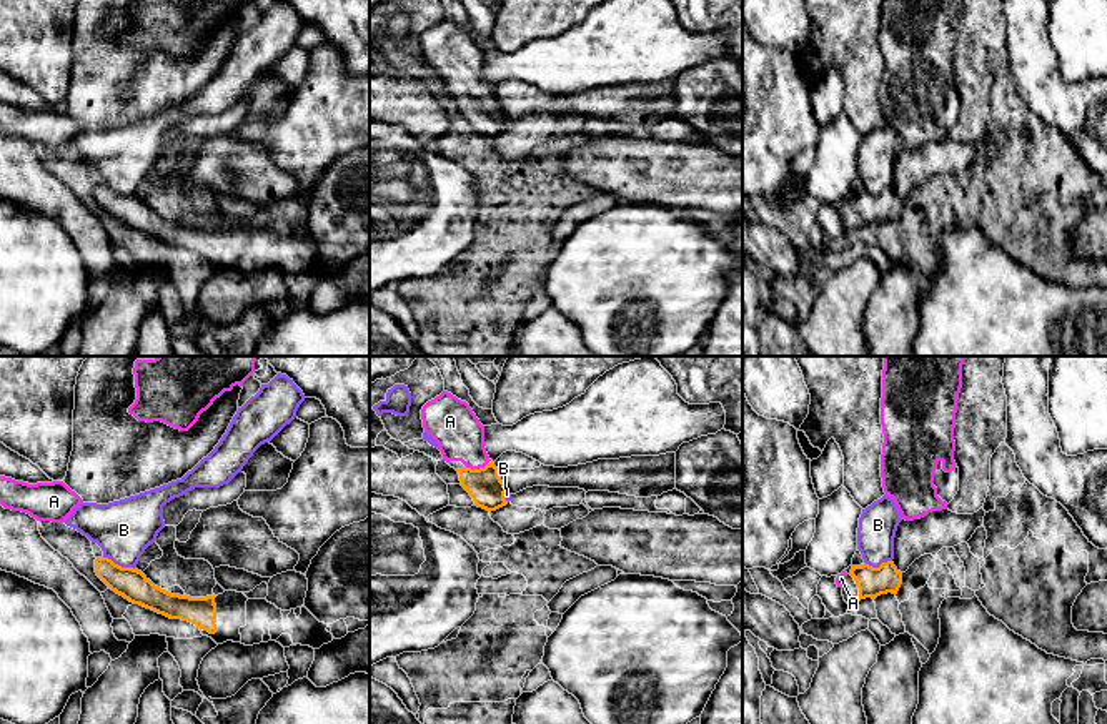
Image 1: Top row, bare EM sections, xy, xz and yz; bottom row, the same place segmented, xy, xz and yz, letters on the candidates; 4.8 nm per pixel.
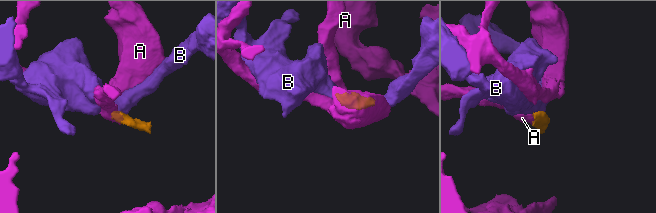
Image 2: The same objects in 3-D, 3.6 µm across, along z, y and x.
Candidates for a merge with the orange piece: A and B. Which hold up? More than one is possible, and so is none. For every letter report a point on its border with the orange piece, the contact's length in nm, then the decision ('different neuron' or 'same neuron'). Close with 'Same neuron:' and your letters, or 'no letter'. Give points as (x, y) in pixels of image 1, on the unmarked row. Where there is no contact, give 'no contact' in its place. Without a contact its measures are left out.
A: xz (475, 97) | 110 nm | same neuron
B: xy (117, 192) | 170 nm | different neuron
Same neuron: A

